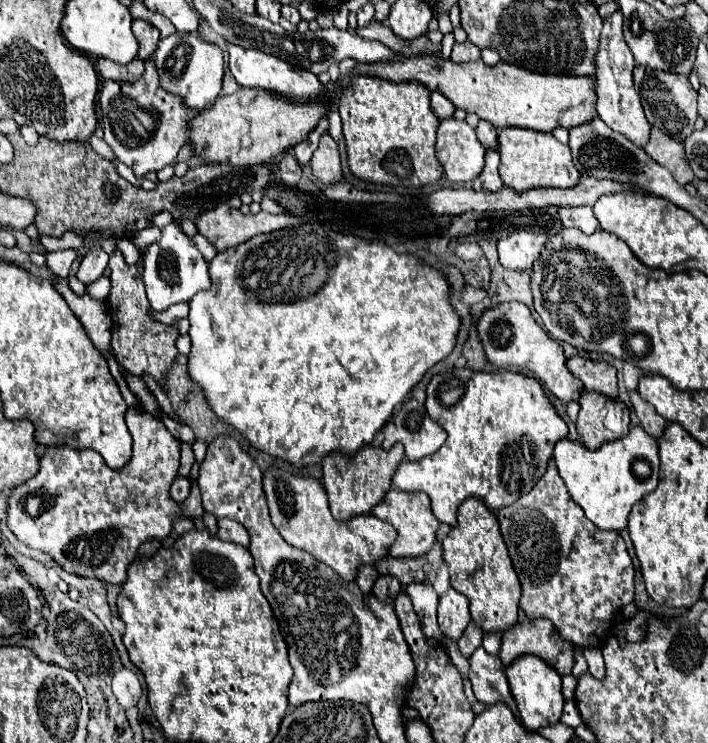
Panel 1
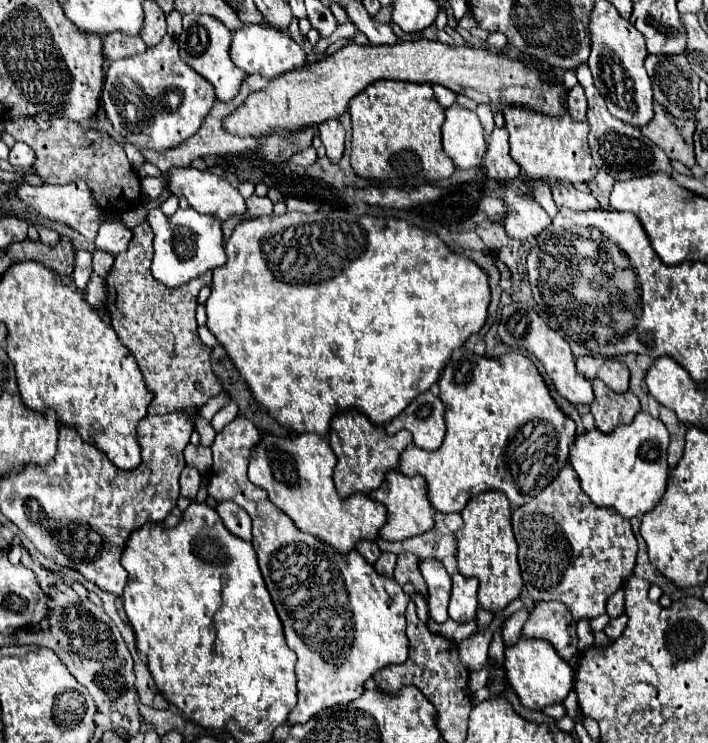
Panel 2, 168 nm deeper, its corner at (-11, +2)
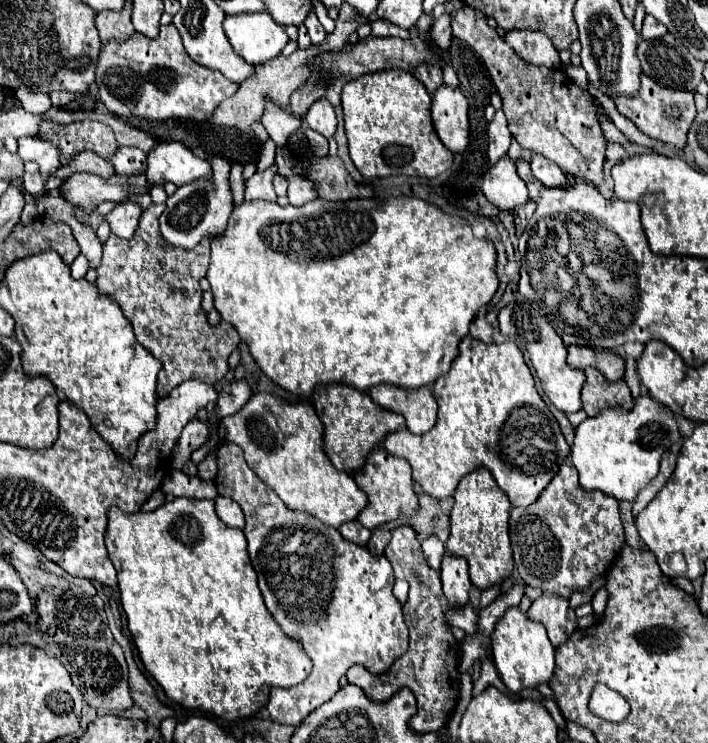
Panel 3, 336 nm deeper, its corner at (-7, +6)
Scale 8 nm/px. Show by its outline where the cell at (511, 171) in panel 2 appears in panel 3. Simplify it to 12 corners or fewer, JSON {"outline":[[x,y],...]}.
{"outline":[[503,111],[489,123],[487,157],[495,165],[507,155],[511,133]]}

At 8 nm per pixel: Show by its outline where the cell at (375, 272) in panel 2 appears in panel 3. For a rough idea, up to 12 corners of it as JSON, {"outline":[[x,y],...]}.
{"outline":[[421,199],[243,201],[221,321],[311,401],[421,389],[497,291]]}

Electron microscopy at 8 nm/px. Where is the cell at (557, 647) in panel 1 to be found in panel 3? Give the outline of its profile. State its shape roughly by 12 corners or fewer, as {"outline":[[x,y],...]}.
{"outline":[[541,595],[527,617],[545,625],[553,647],[577,629],[575,611],[559,595]]}

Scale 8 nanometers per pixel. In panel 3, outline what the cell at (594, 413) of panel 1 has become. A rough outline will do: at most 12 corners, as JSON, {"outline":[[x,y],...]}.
{"outline":[[587,367],[583,411],[595,417],[609,407],[633,409],[625,381],[611,383]]}

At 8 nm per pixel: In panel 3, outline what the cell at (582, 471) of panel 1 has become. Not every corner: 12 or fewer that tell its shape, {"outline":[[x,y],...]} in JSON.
{"outline":[[653,397],[575,429],[585,491],[635,501],[679,439]]}

